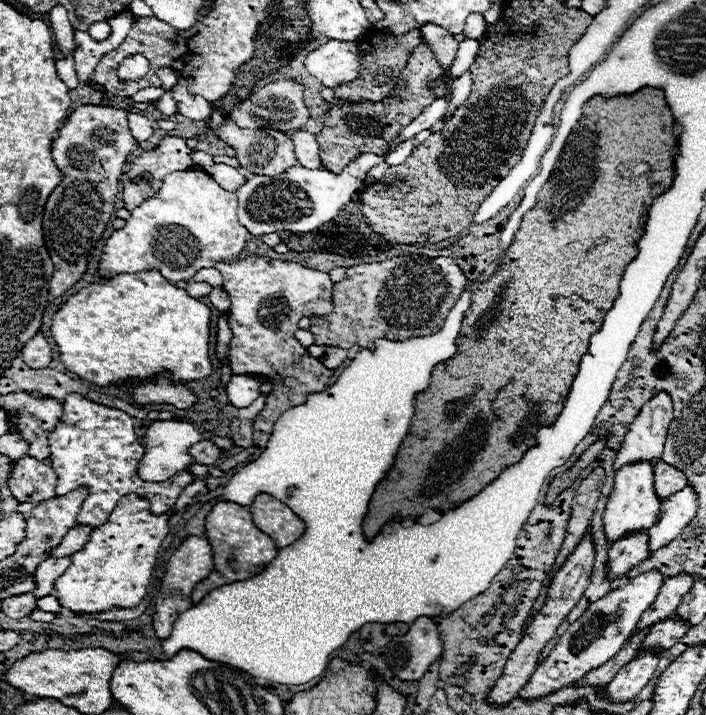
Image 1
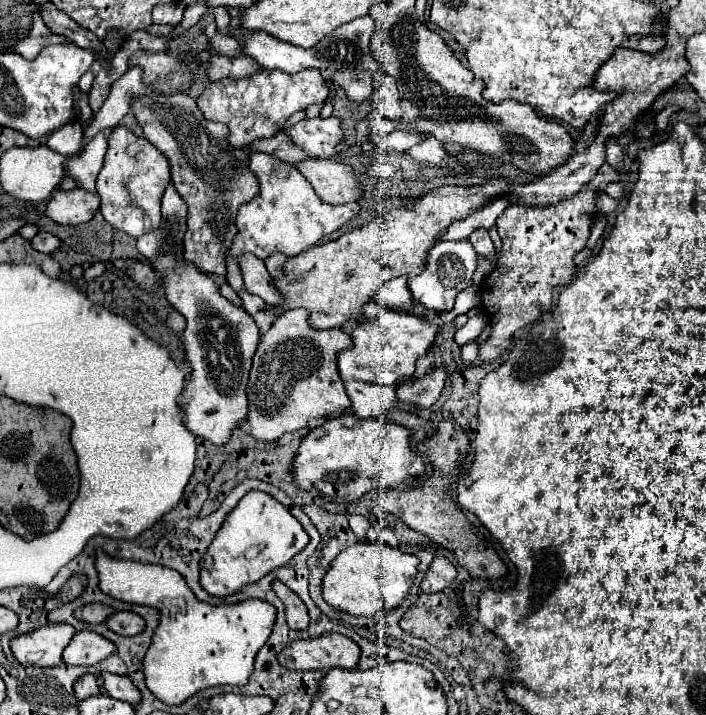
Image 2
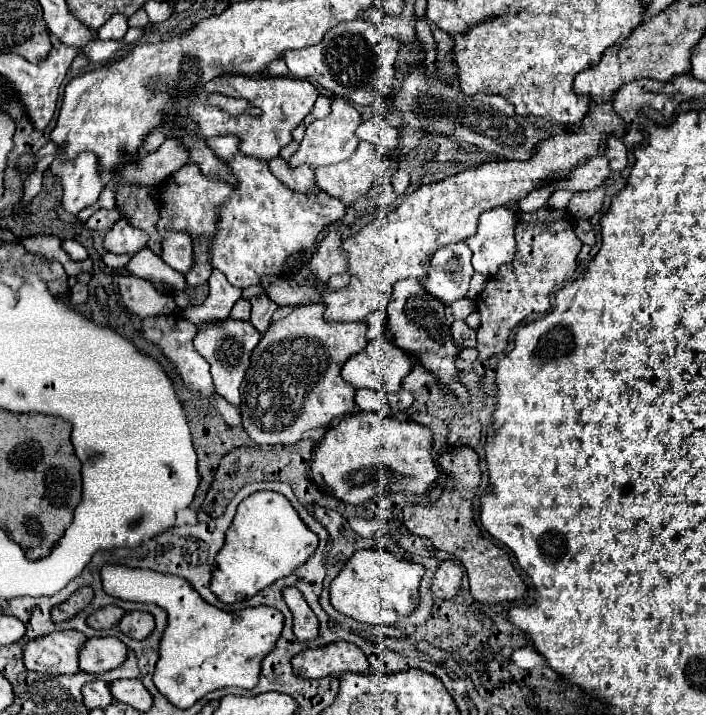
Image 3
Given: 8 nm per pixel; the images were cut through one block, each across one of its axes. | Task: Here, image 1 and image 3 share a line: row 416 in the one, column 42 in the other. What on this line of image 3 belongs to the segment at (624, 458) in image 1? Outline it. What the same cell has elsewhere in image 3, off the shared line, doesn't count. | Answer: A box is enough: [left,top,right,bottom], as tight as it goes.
[22,630,86,674]

